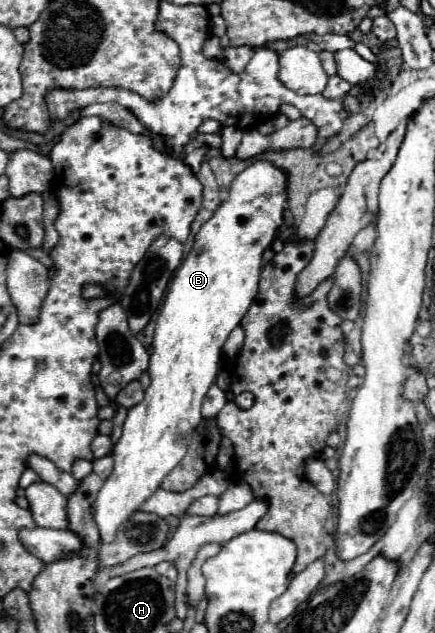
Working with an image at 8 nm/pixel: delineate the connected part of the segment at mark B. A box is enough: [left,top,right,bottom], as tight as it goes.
[93,159,287,541]

